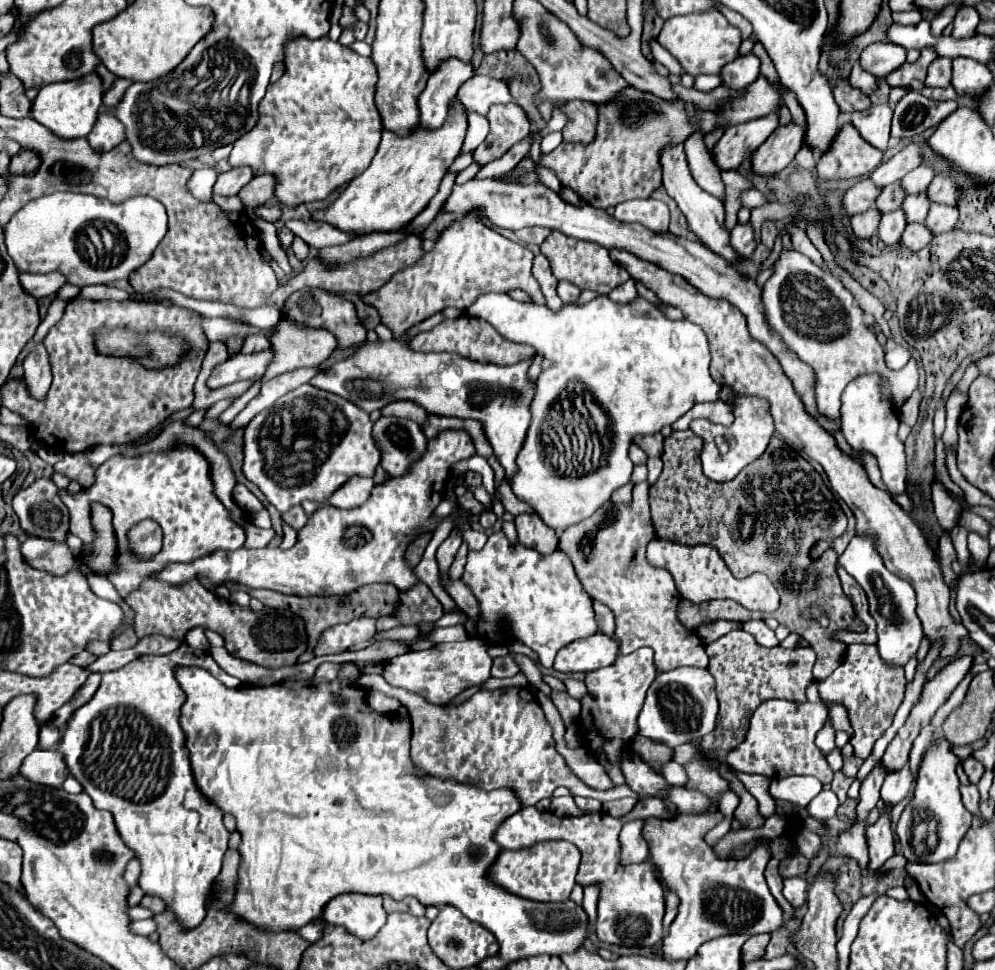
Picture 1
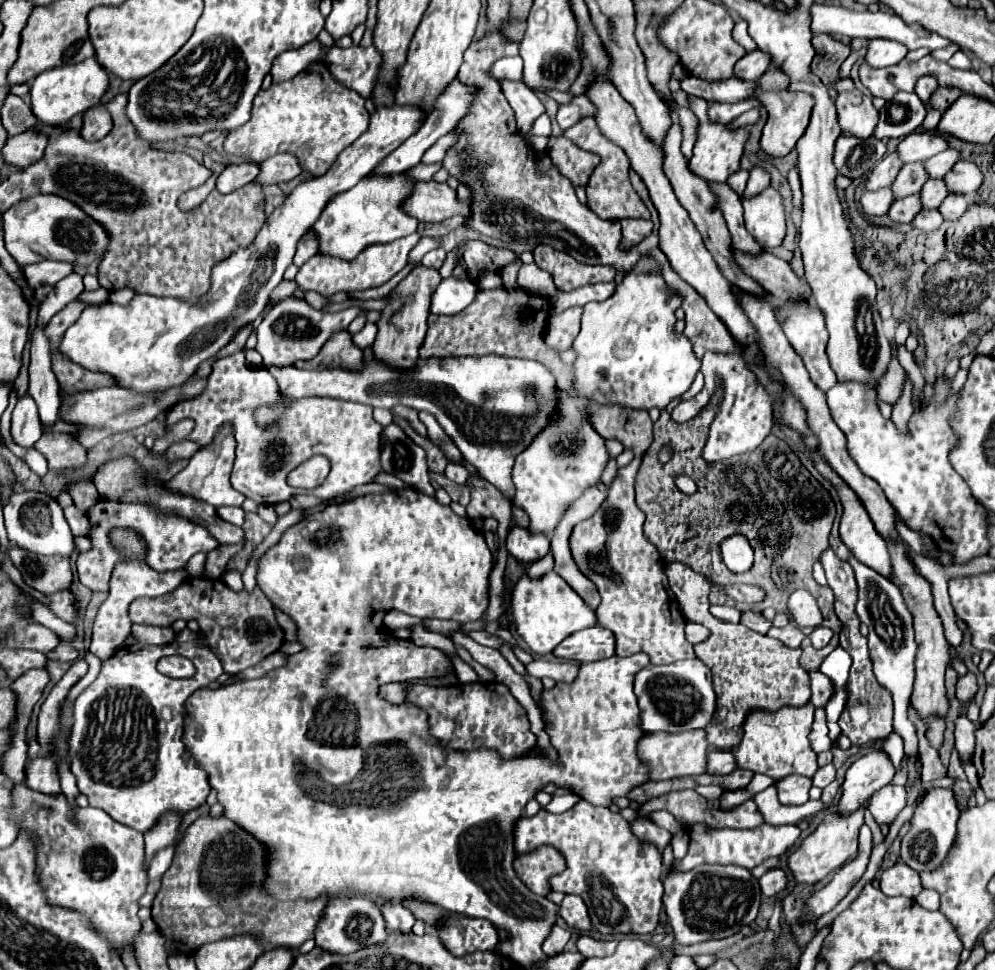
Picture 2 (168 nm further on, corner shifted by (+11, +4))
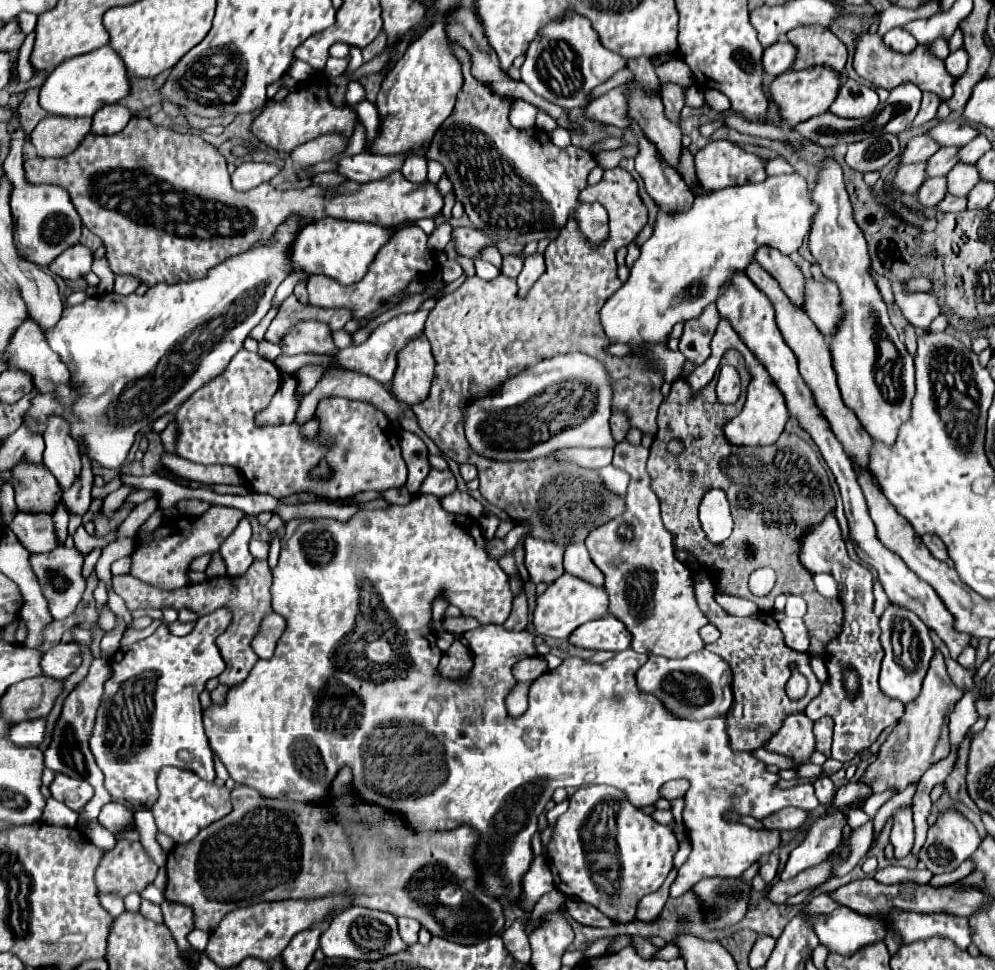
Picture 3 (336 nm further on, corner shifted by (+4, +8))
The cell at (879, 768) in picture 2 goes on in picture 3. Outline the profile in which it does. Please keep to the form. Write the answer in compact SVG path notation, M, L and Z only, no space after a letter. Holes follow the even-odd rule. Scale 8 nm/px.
M840 810L828 818L816 820L812 824L812 828L808 830L804 842L790 852L790 858L780 874L780 880L790 880L798 872L812 868L812 866L820 864L824 858L828 858L830 852L842 840L842 826L844 824L846 824L846 818L842 816Z

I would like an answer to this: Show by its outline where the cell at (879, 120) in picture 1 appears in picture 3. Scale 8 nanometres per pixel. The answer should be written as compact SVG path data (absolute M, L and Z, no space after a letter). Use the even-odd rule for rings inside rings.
M848 80L836 100L830 106L830 112L842 118L864 118L870 116L878 106L878 94L874 88Z

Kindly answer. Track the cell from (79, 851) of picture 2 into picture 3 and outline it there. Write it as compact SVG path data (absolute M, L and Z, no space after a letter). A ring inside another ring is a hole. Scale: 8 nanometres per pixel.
M118 840L116 848L104 852L104 858L96 870L96 886L100 894L116 892L126 896L130 892L142 892L154 882L158 866L146 854L140 842Z

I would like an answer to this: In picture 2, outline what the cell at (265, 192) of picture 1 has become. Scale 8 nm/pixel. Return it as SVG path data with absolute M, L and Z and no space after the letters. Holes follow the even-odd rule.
M277 154L265 162L259 164L259 174L253 182L261 186L271 186L271 184L281 184L297 178L301 174L301 168L291 154Z

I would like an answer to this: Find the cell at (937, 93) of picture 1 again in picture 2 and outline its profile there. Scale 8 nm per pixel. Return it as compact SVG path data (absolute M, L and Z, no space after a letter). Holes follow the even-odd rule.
M937 88L929 100L929 104L937 110L945 110L949 108L957 98L961 96L961 92L957 88Z

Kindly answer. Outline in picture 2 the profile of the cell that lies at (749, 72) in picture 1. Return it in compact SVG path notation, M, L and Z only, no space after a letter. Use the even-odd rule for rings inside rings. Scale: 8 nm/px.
M753 50L753 52L747 52L741 60L737 60L735 64L735 76L741 78L741 80L757 80L769 66L771 58L761 52L761 50Z

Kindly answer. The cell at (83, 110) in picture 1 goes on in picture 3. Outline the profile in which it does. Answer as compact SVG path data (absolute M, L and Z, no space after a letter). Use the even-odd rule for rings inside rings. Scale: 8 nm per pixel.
M104 46L62 62L44 82L40 90L40 106L56 116L94 116L104 104L116 104L128 94L130 80L126 66L110 46Z

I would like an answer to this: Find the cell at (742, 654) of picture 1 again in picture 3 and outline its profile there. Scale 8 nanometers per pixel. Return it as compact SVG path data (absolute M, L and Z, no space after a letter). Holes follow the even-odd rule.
M700 572L696 576L696 600L700 610L706 614L706 618L720 630L720 638L706 648L720 654L732 668L734 674L734 704L726 714L726 726L728 726L728 736L730 744L736 750L748 750L754 752L762 748L784 724L784 718L790 716L790 712L804 712L808 702L820 694L820 682L814 676L814 672L808 666L808 654L796 652L784 644L782 630L778 628L778 622L770 614L754 614L748 618L736 618L726 614L714 600L714 588L712 580ZM790 662L796 662L798 672L808 678L808 692L804 698L792 702L786 696L786 682L790 678ZM756 710L756 712L754 712ZM756 714L756 716L754 716ZM756 718L756 720L754 720ZM756 722L756 730L754 730Z

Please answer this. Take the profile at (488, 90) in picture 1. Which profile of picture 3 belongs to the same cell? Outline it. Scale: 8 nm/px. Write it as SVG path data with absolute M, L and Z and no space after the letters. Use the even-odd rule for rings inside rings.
M356 154L356 156L344 156L338 160L334 172L340 172L342 176L348 176L348 180L354 182L372 182L382 180L390 172L396 172L402 168L406 156L374 156L374 154Z

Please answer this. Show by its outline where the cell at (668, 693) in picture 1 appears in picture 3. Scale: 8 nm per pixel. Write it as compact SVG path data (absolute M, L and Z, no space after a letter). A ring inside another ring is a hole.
M702 648L686 658L672 660L664 656L650 656L648 662L636 672L636 684L642 692L658 696L668 710L680 718L704 720L714 716L726 716L732 706L732 670L722 656Z

